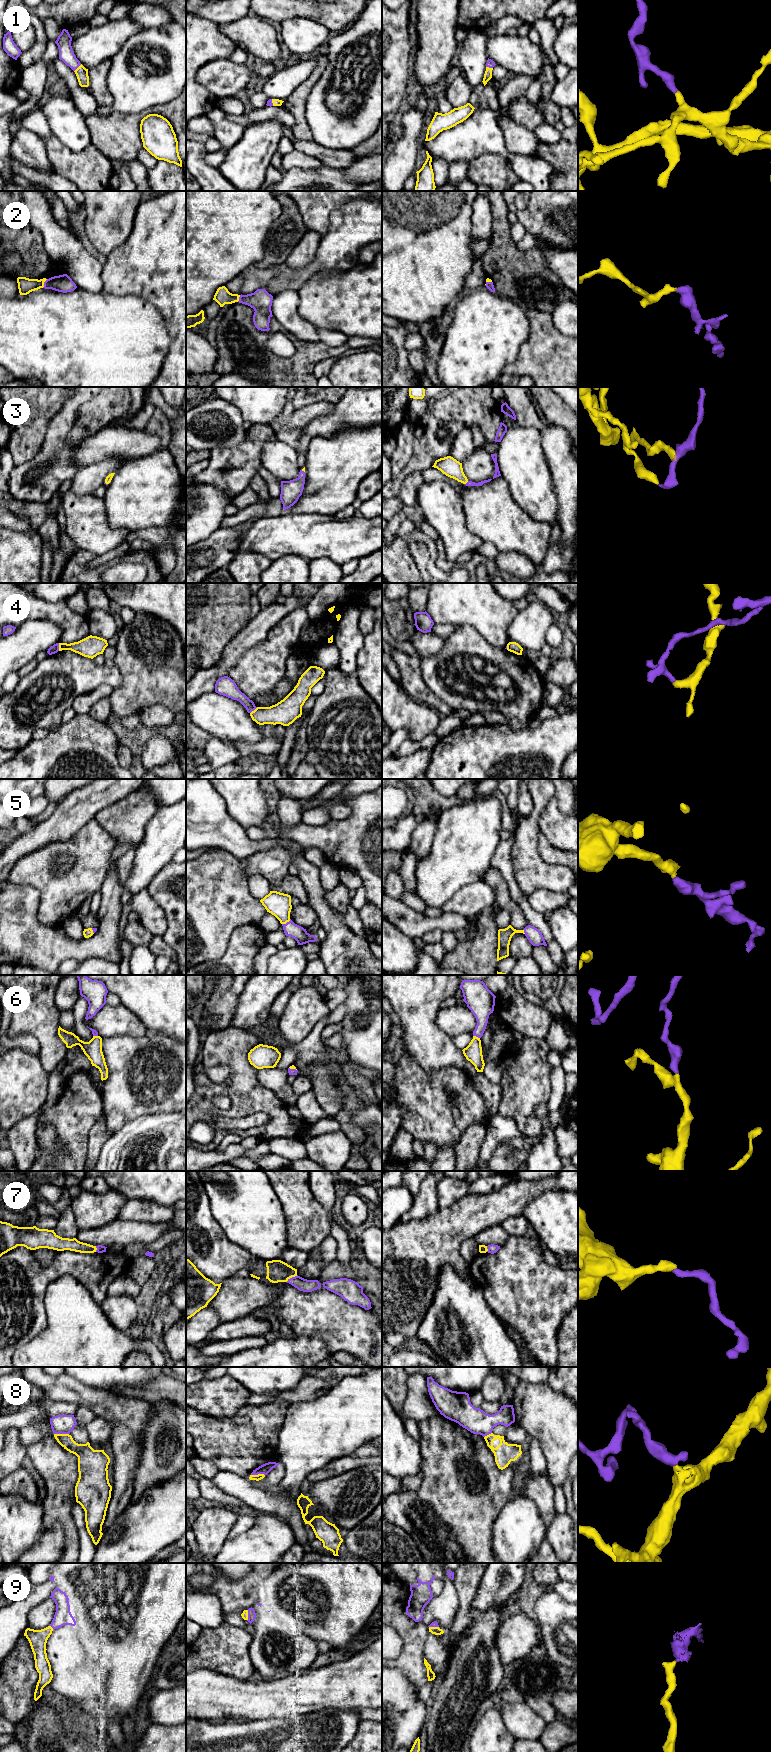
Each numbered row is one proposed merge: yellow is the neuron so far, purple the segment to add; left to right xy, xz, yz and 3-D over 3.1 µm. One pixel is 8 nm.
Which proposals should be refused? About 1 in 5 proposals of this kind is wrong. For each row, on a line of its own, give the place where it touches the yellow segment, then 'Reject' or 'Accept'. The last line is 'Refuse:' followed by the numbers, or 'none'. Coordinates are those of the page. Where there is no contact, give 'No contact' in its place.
1: Touches yellow at xy (77, 68). Accept
2: Touches yellow at xy (43, 283). Accept
3: Touches yellow at yz (466, 482). Accept
4: Touches yellow at xy (59, 647). Reject
5: Touches yellow at xz (286, 922). Accept
6: Touches yellow at yz (475, 1036). Accept
7: Touches yellow at xz (291, 1277). Accept
8: Touches yellow at xy (61, 1434). Reject
9: Touches yellow at xy (51, 1627). Accept
Refuse: 4, 8

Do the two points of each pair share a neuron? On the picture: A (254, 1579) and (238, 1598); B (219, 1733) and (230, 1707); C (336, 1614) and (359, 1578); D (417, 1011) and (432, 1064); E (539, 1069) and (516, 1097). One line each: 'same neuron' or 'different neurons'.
A: same neuron
B: different neurons
C: same neuron
D: same neuron
E: same neuron

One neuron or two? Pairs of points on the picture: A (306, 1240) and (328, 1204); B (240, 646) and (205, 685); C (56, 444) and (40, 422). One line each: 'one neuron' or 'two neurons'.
A: two neurons
B: one neuron
C: two neurons

